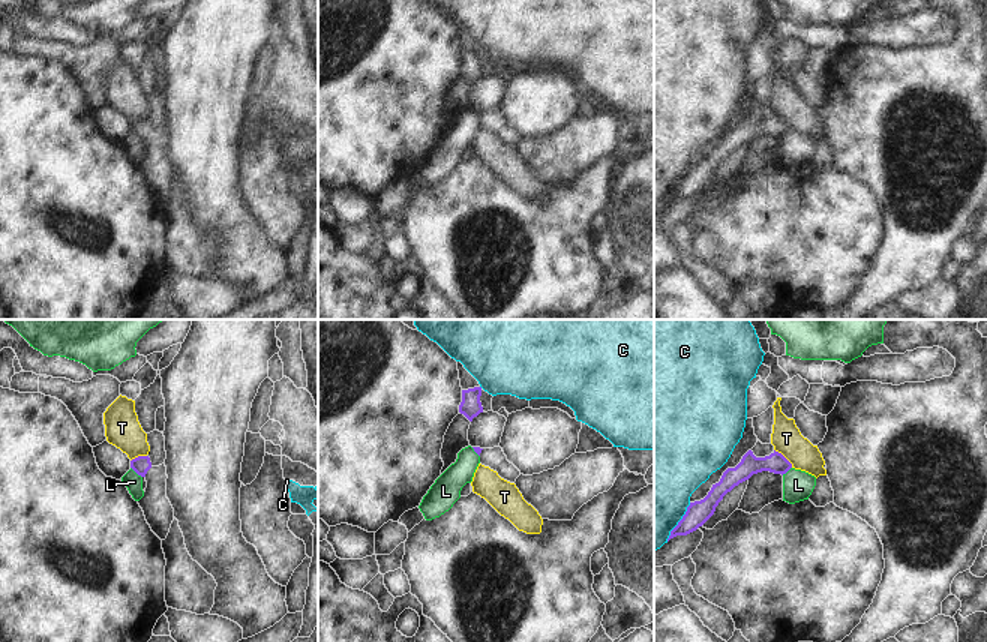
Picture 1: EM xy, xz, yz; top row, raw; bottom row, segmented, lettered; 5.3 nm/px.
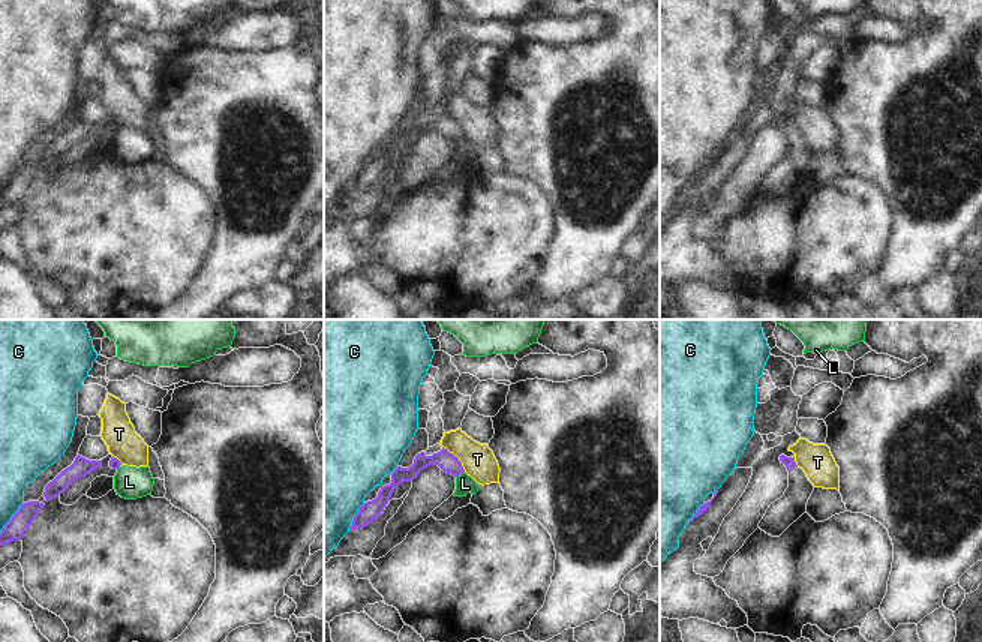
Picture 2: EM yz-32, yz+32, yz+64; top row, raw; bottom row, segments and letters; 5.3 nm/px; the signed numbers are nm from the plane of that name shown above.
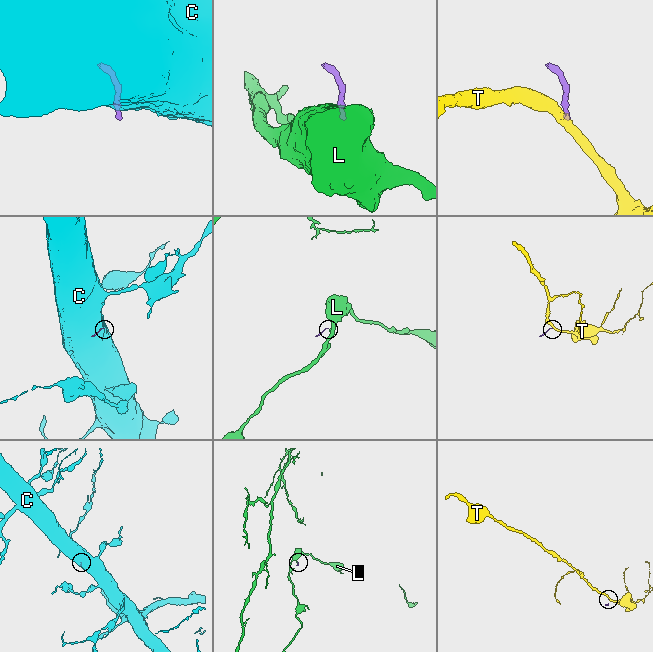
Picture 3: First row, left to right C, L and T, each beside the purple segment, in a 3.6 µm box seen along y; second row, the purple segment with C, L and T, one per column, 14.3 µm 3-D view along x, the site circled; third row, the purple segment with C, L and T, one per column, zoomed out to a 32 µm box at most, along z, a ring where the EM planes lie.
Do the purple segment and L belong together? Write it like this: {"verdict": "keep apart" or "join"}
{"verdict": "keep apart"}

